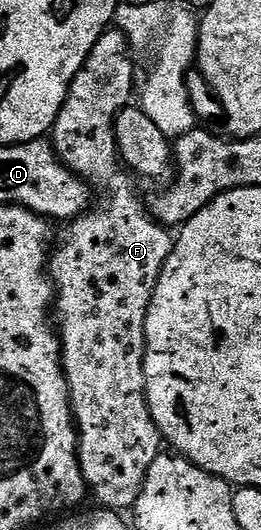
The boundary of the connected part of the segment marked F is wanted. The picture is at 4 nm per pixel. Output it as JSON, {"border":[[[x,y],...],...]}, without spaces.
{"border":[[[113,26],[104,32],[95,42],[91,54],[83,62],[83,66],[75,74],[75,78],[69,84],[69,93],[61,112],[57,115],[51,129],[51,143],[57,158],[65,167],[70,168],[75,175],[81,177],[94,193],[102,196],[101,208],[94,207],[88,214],[79,216],[75,220],[68,221],[64,225],[65,233],[61,241],[56,241],[55,251],[52,253],[47,269],[55,289],[55,327],[61,337],[61,362],[65,370],[65,377],[69,383],[69,401],[73,403],[73,419],[77,426],[77,461],[81,463],[81,477],[85,480],[88,491],[98,500],[105,510],[129,510],[137,503],[139,494],[143,490],[143,482],[147,478],[147,470],[151,470],[151,462],[155,462],[157,456],[162,455],[163,441],[161,431],[155,426],[151,418],[149,403],[145,400],[145,323],[147,322],[147,310],[151,306],[151,298],[155,294],[155,286],[159,282],[159,274],[167,262],[167,258],[173,249],[174,237],[170,229],[157,223],[153,219],[150,209],[137,197],[133,189],[134,181],[123,171],[117,155],[117,139],[115,138],[115,122],[120,112],[130,107],[135,96],[135,76],[133,80],[133,68],[135,72],[135,56],[129,46],[129,40],[120,28]]]}

